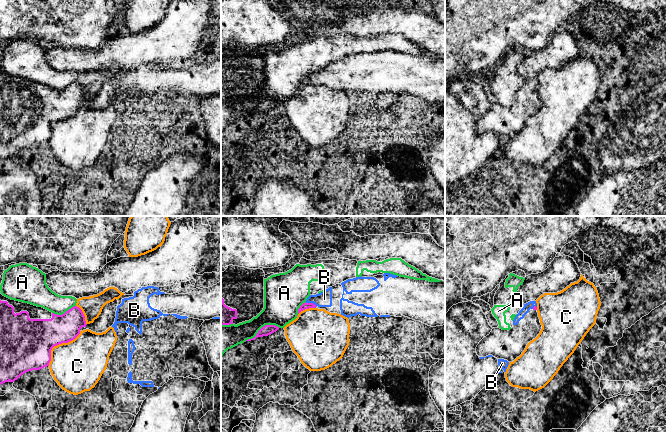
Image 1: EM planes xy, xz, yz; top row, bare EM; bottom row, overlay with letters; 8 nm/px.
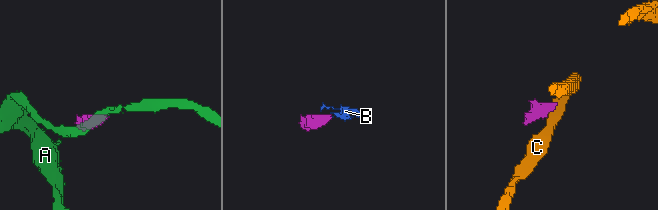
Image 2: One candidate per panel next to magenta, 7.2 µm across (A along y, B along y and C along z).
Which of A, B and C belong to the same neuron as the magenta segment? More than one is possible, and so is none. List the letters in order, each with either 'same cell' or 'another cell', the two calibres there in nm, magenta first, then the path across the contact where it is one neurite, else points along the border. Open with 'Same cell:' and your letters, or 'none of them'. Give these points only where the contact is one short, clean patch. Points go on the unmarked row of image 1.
Same cell: B
A: another cell; 80 nm thick on the magenta side, 280 nm on the other
B: same cell; 50 nm thick on the magenta side, 130 nm on the other
C: another cell; 400 nm thick on the magenta side, 420 nm on the other

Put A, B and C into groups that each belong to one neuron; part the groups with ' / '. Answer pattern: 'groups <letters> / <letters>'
groups A / B / C

